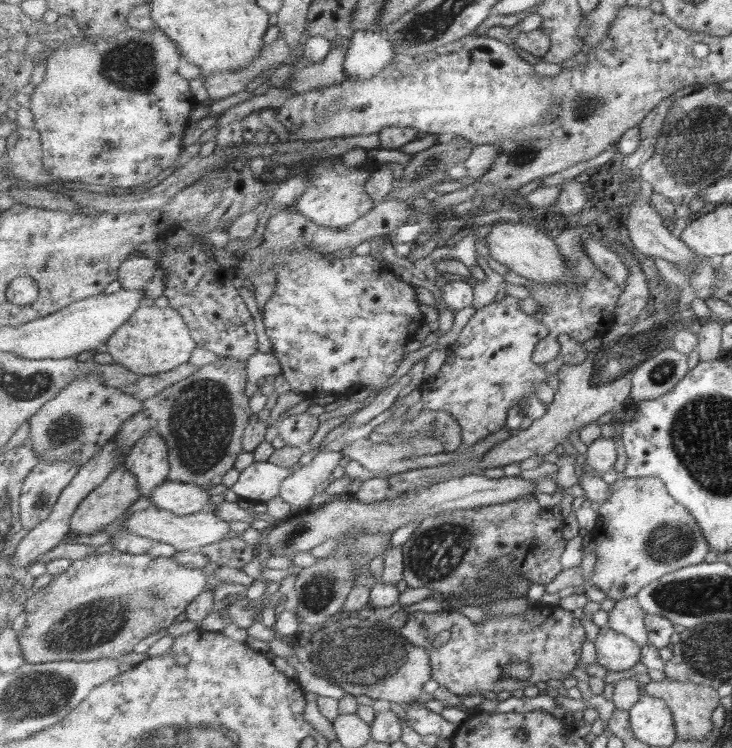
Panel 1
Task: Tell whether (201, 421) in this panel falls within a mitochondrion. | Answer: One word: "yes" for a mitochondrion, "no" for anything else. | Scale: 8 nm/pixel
yes

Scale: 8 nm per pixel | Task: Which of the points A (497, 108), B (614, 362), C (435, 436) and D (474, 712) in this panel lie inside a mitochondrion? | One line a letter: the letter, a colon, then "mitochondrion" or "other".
A: other
B: mitochondrion
C: mitochondrion
D: other

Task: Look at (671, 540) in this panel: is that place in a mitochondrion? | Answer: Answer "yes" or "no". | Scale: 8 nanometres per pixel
yes

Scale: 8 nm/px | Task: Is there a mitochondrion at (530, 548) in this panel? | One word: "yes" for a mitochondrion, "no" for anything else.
no

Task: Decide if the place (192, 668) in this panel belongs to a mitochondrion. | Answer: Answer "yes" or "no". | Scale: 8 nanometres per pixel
no

